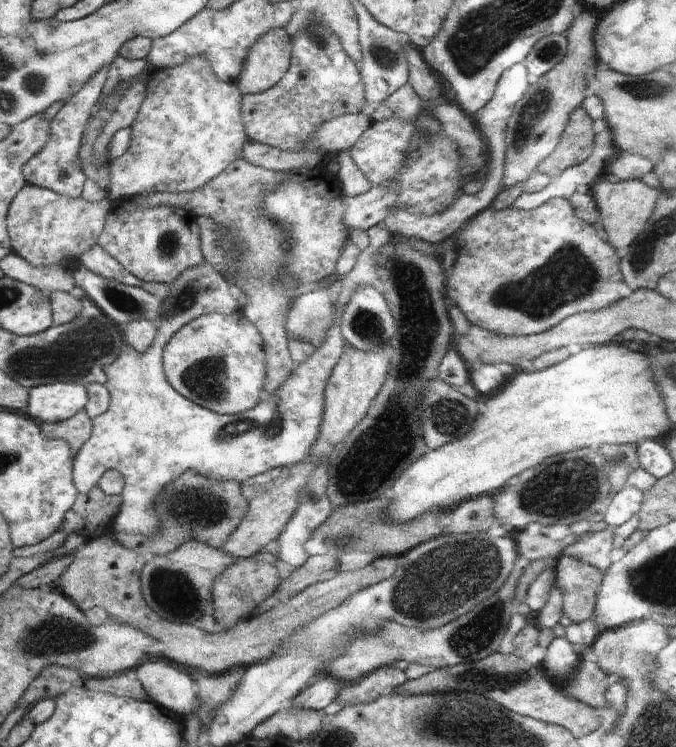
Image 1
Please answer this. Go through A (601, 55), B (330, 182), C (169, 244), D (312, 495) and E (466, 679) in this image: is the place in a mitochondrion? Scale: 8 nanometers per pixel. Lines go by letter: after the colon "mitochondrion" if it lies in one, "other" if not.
A: other
B: other
C: mitochondrion
D: mitochondrion
E: mitochondrion

